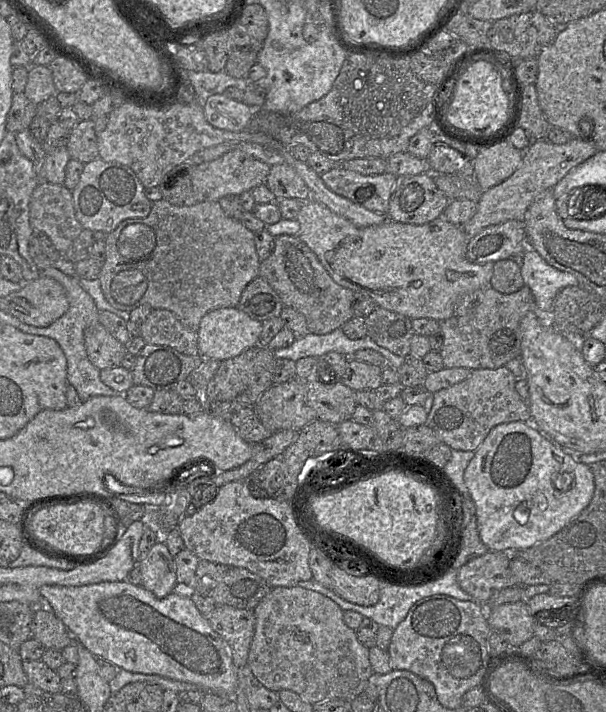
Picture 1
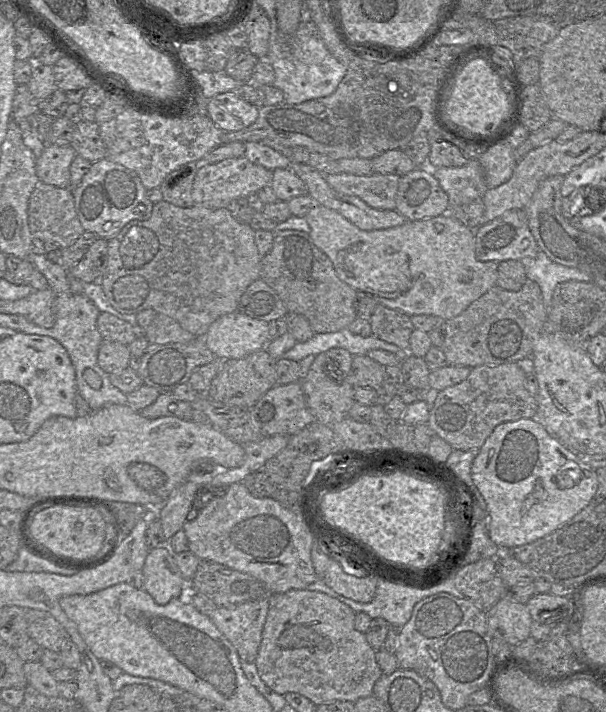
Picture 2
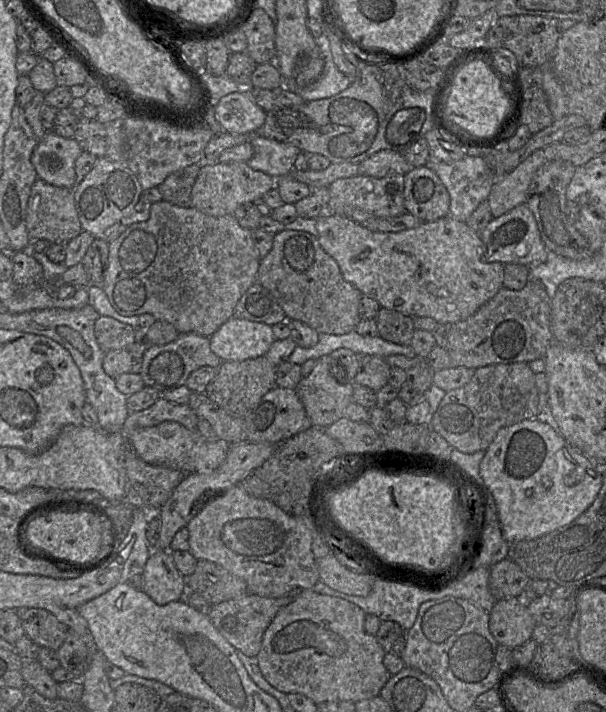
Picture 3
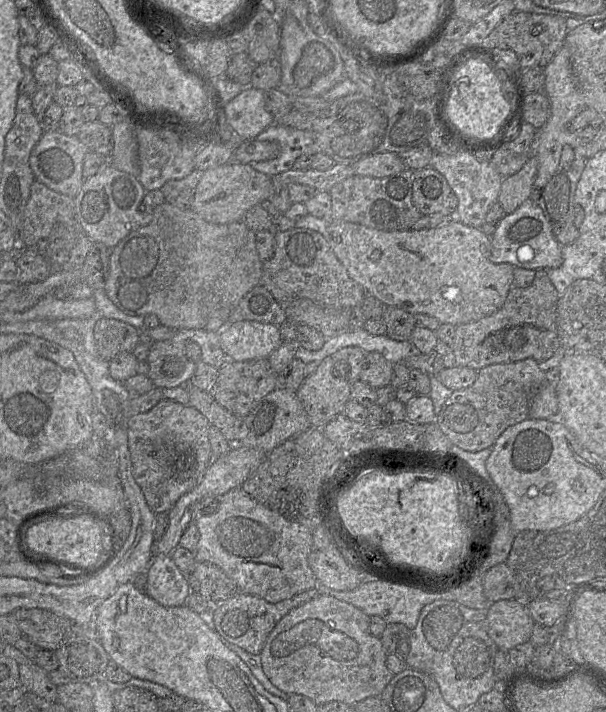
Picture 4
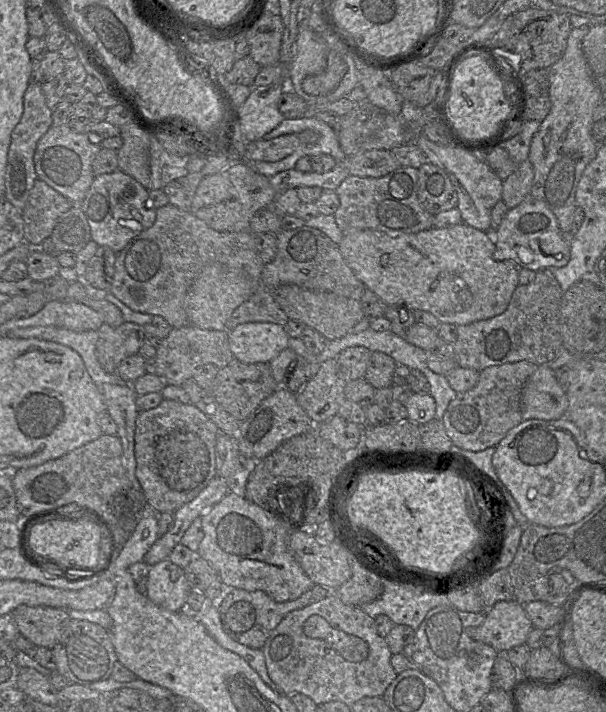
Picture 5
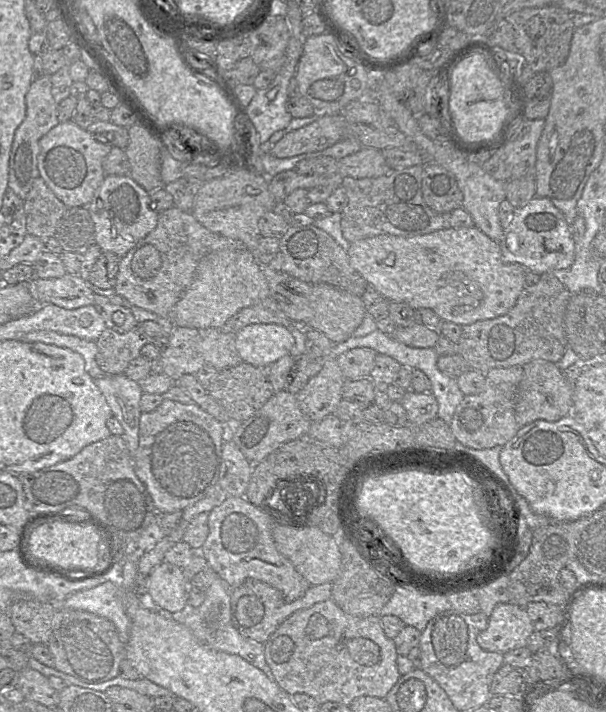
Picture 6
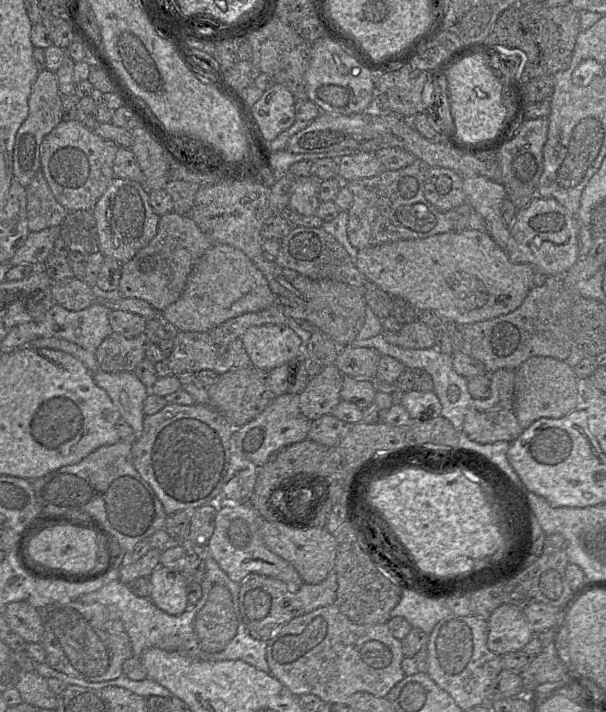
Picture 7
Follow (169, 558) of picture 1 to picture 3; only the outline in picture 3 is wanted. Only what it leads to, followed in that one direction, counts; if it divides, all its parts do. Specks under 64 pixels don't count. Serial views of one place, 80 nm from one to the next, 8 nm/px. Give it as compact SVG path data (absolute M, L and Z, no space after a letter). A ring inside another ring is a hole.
M153 550L142 575L142 590L158 605L185 601L186 578L176 568L170 551Z

